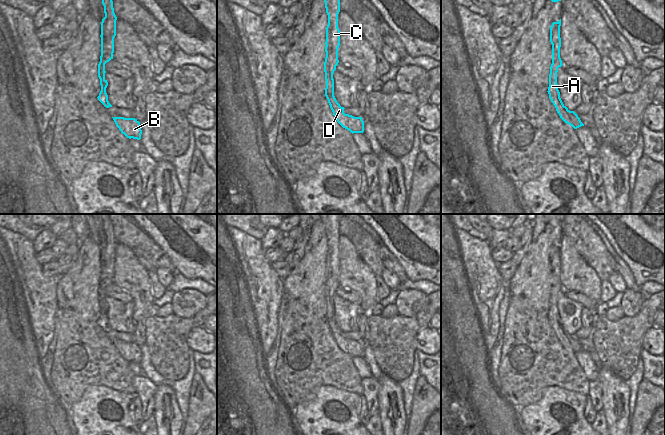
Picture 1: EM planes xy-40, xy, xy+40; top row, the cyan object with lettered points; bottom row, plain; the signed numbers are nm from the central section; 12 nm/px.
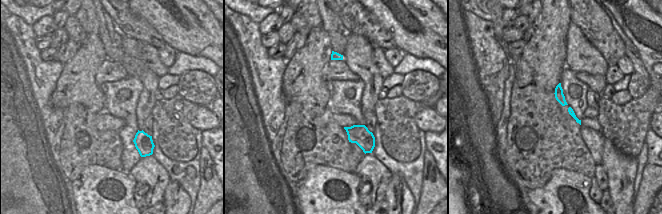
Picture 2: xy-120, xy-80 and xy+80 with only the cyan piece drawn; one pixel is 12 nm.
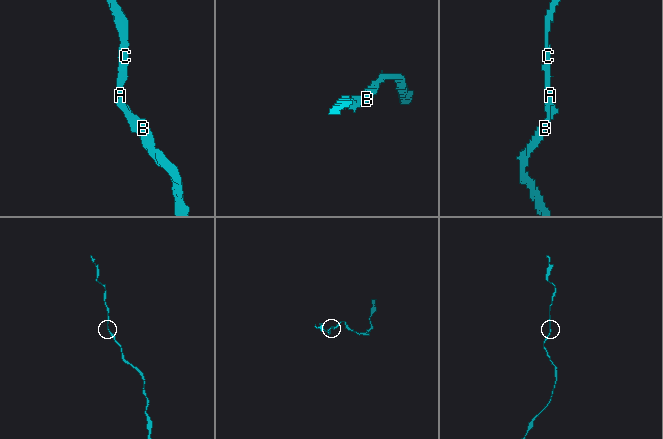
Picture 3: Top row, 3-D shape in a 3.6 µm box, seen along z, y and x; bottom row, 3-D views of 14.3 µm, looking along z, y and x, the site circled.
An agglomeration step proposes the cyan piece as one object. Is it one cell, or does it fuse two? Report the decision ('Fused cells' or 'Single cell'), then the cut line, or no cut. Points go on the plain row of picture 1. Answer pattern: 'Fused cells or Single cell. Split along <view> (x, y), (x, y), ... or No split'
Single cell. No split

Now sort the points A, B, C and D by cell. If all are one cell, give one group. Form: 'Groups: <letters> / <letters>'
Groups: A B C D

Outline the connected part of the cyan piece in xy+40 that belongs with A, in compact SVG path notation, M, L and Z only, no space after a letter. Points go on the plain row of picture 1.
M561 243L558 246L553 246L550 251L550 266L552 268L552 288L550 290L549 311L547 316L560 342L565 347L572 350L574 353L577 353L581 350L584 350L584 348L581 346L580 342L574 335L570 335L563 328L560 322L560 316L558 314L558 308L557 308L558 292L563 289L562 284L560 282L560 271L561 271L560 250L561 250Z

